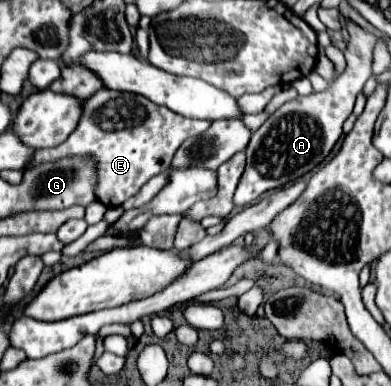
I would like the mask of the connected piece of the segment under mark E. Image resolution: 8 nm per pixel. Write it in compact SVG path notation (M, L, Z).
M103 88L99 92L95 92L91 98L85 100L83 104L83 116L79 126L75 128L75 132L57 148L47 148L47 150L37 150L35 156L29 160L31 164L37 164L39 160L57 160L63 156L71 156L71 154L93 154L95 160L99 162L99 186L97 186L97 198L101 204L115 208L121 206L125 200L129 200L133 194L137 194L141 190L141 186L153 178L155 174L159 174L161 170L165 170L171 160L173 154L177 152L177 148L191 136L201 136L207 128L211 126L211 122L207 120L191 120L179 114L173 114L169 108L165 106L157 106L153 102L149 102L149 98L141 98L139 94L119 94L117 90L109 90Z

